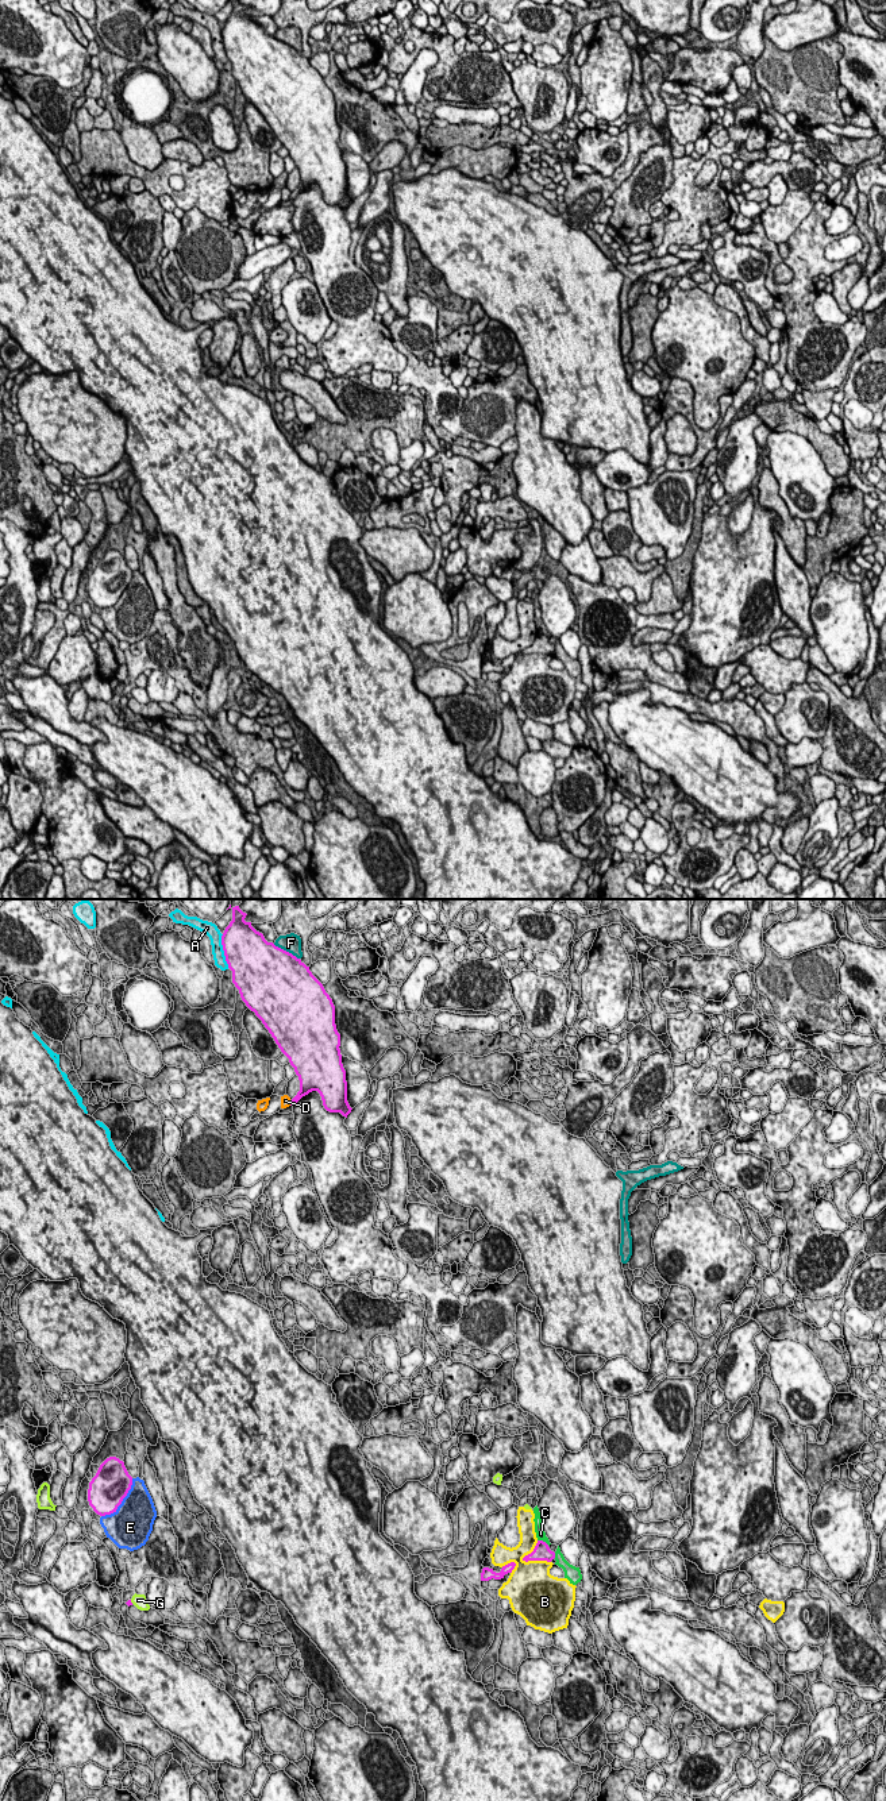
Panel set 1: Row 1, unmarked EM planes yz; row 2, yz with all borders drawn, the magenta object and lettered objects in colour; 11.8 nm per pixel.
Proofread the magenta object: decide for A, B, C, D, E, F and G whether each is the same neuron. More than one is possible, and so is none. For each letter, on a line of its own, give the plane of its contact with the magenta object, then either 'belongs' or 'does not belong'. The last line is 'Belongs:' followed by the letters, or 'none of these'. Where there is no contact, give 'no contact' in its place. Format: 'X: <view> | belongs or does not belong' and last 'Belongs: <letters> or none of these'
A: yz | does not belong
B: yz | does not belong
C: yz | does not belong
D: yz | does not belong
E: yz | does not belong
F: yz | does not belong
G: yz | does not belong
Belongs: none of these

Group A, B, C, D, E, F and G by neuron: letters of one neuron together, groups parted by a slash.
A / B / C / D / E / F / G

